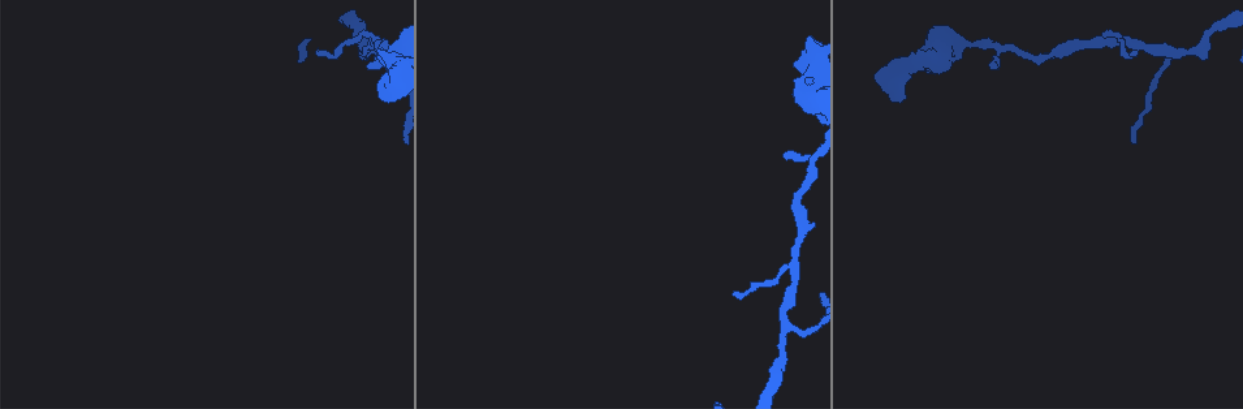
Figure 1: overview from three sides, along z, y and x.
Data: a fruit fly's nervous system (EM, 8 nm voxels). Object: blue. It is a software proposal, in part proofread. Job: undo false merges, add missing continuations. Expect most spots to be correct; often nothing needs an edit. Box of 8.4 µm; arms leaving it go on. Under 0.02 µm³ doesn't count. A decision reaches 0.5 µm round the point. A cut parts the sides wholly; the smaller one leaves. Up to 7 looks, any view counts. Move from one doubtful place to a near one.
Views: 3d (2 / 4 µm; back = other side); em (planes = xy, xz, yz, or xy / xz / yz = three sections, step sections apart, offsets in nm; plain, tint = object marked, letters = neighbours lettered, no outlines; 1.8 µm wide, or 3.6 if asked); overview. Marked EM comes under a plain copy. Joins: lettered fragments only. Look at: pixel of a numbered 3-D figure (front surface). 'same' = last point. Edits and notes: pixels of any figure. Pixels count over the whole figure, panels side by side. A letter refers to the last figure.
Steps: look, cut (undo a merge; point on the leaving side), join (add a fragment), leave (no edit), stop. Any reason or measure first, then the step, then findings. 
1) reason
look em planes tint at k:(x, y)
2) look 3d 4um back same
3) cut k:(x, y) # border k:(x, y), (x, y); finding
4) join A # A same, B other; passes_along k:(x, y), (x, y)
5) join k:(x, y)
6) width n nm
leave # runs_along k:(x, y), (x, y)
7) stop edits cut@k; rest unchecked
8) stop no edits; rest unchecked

tapers out
look 3d 4um at 1:(990, 68)

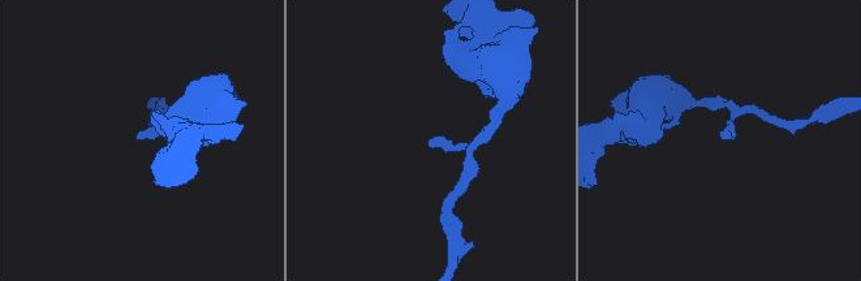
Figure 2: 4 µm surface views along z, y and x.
now the EM
look em planes letters at 2:(433, 137)

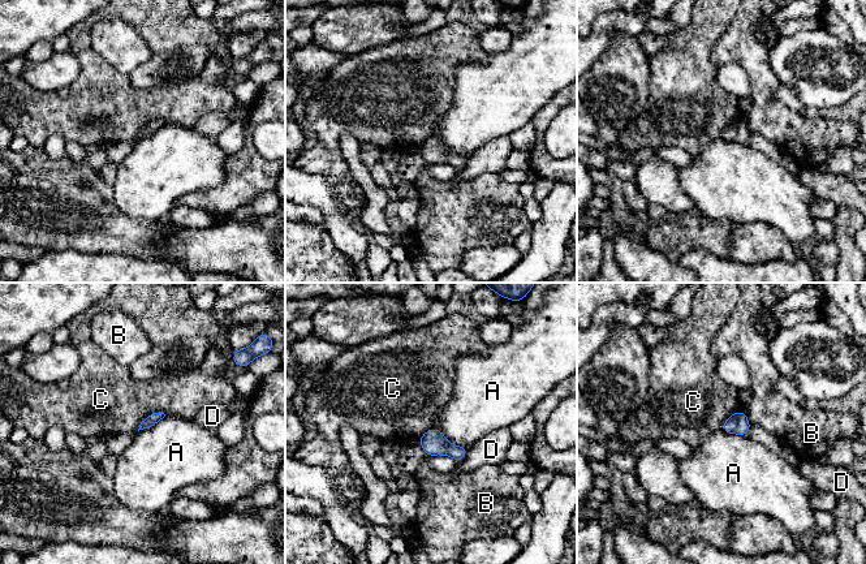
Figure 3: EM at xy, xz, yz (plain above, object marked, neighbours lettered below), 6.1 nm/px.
leave # A other, B other, C other, D other; border 3:(432, 427), (451, 443), (468, 448); no lettered fragment goes on from it

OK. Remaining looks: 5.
two arms in line, one across
look em planes letters at 1:(788, 324)

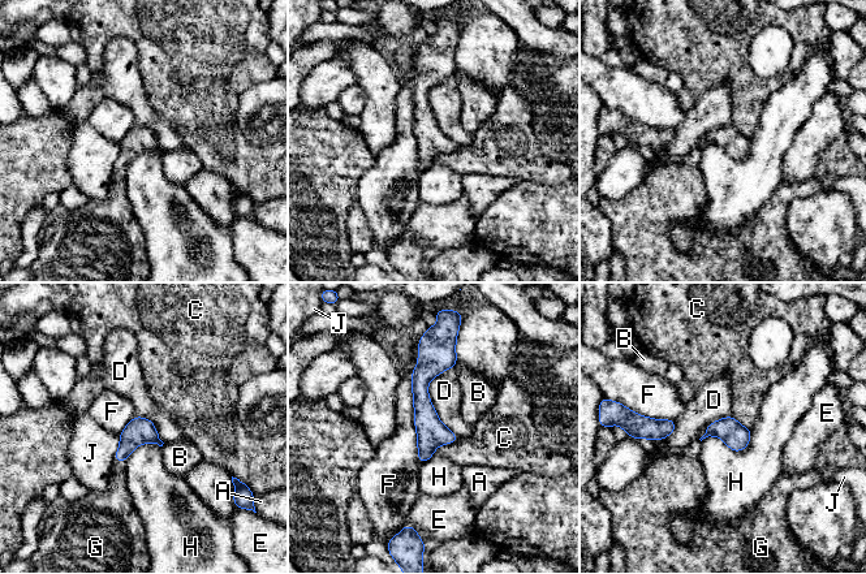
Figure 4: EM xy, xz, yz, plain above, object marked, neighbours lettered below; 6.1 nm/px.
longest_contact F 750 nm
leave # A other, B other, C other, D other, E other, F other, G other, H other, J other; border 4:(453, 365), (427, 395), (459, 436); one neuron here

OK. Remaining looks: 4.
free end
look em xy step 8 tint at 1:(377, 93)

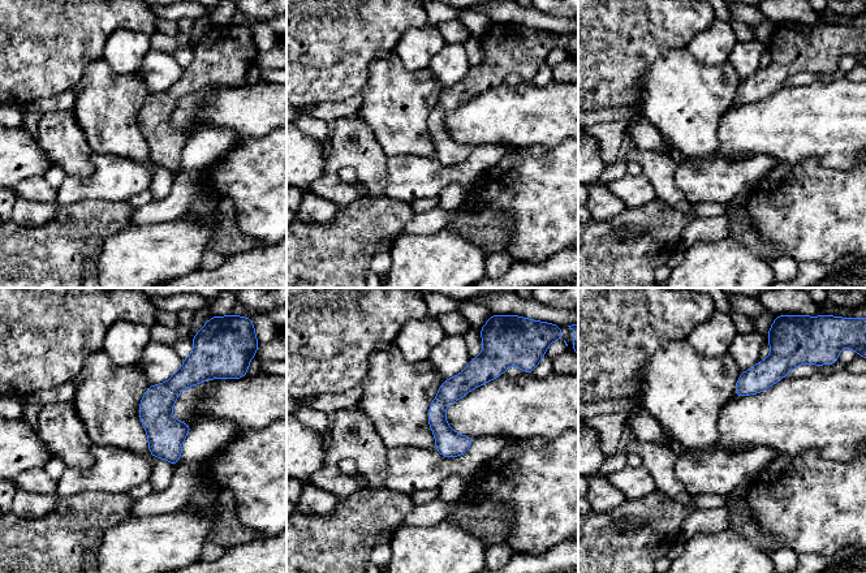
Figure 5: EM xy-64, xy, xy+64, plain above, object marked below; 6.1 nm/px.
cut it another way
look em yz step 8 letters same

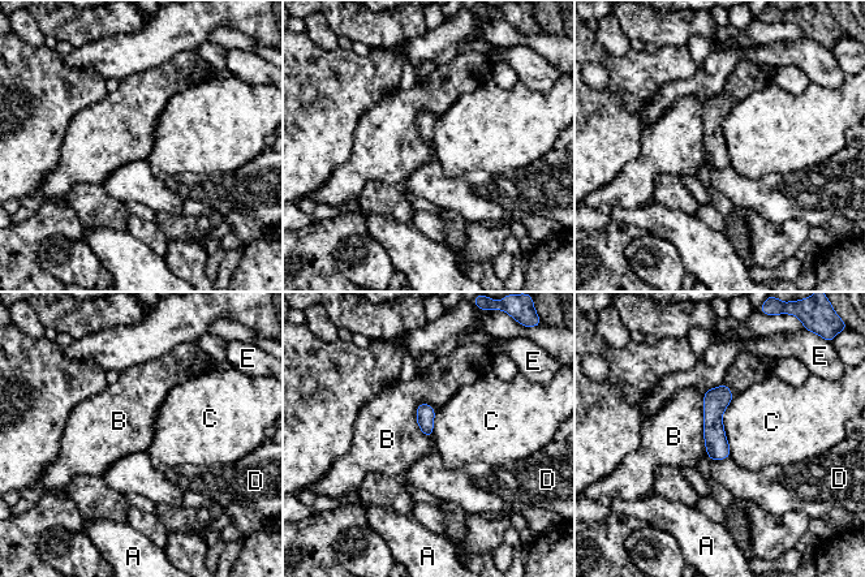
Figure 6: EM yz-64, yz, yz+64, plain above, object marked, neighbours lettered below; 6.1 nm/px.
leave # A other, B other, C other, D other, E other; no lettered fragment goes on from it

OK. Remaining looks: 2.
stop no edits; rest unchecked

